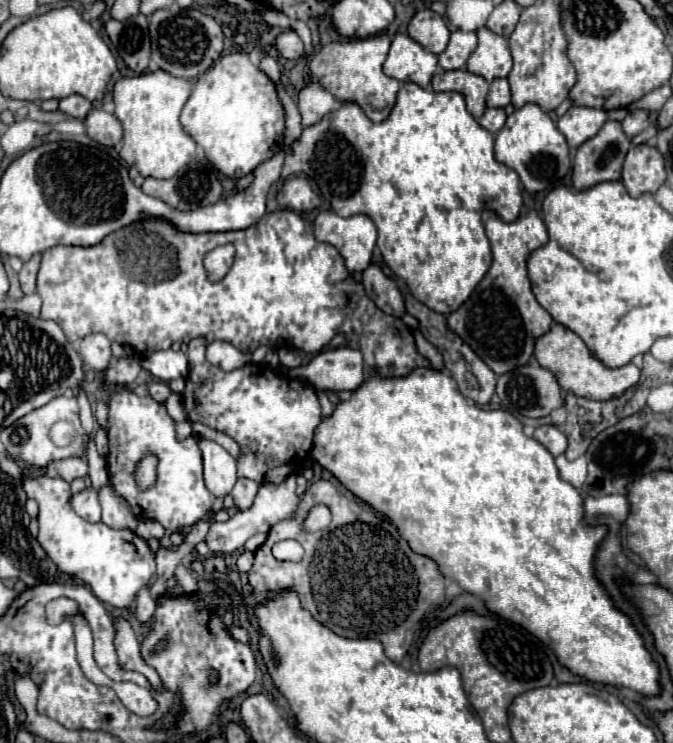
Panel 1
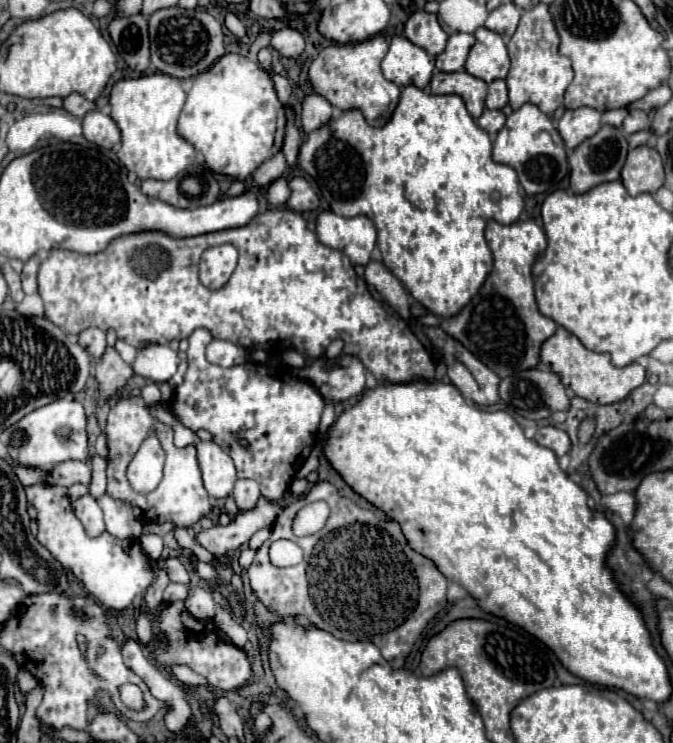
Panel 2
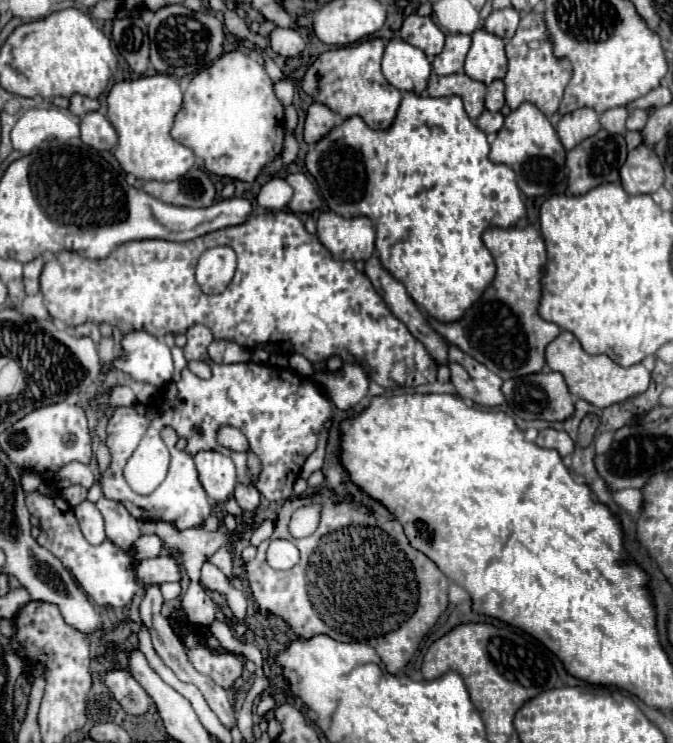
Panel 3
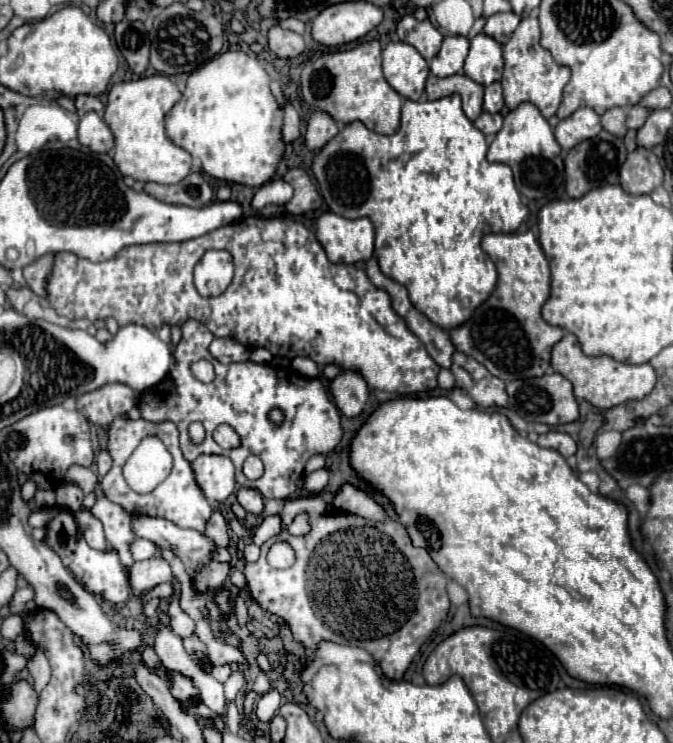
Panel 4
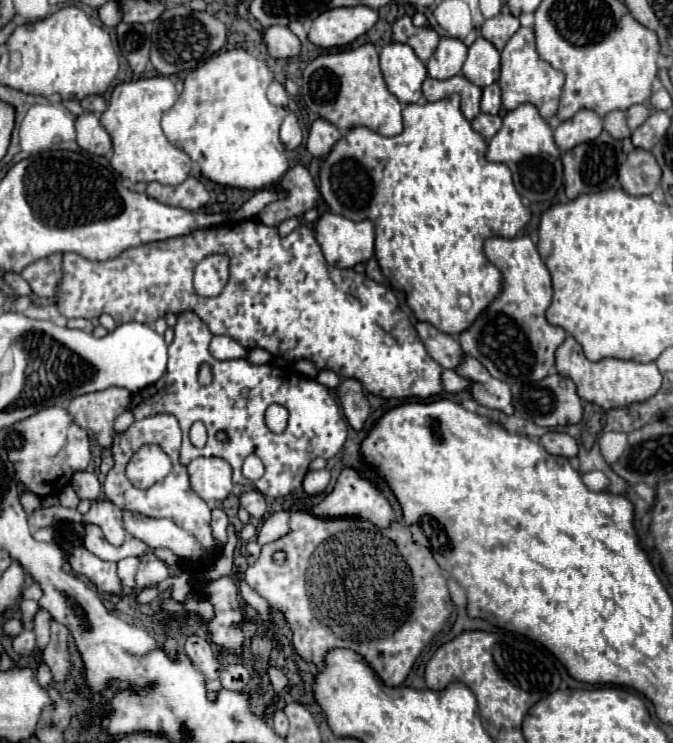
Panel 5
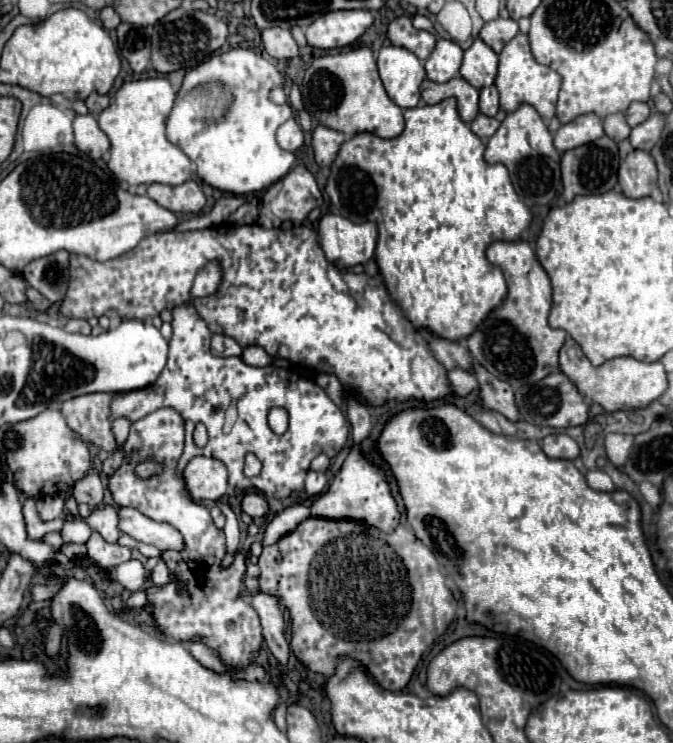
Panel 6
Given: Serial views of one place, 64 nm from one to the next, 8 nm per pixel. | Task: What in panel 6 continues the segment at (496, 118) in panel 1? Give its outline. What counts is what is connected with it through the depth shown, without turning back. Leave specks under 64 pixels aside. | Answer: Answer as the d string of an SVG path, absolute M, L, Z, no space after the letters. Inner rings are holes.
M478 114L474 118L474 122L470 124L470 130L478 136L478 138L490 138L494 136L494 132L498 130L500 122L496 118L490 118L490 116L484 116L484 114Z

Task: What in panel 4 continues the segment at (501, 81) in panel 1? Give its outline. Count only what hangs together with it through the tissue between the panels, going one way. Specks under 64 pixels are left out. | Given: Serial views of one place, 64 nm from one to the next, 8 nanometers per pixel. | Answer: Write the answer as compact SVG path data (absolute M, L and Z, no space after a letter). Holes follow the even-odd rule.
M494 82L490 86L484 88L484 110L490 112L490 114L496 114L500 112L504 106L504 100L502 100L502 86L500 82Z

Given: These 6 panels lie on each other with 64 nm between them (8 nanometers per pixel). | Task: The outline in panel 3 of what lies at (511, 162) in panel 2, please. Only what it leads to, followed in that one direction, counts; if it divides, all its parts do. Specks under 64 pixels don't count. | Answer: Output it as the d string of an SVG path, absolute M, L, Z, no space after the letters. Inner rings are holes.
M530 102L520 104L518 110L510 112L504 120L502 130L496 134L496 140L490 146L490 160L508 164L516 172L518 188L530 196L548 196L564 182L564 148L558 140L556 130L548 118Z

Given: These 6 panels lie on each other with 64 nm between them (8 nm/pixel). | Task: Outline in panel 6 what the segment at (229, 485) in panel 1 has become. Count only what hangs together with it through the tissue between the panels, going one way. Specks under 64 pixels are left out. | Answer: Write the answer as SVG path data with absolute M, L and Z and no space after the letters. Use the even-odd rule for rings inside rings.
M196 456L184 468L184 482L194 500L218 500L226 494L228 472L220 460Z

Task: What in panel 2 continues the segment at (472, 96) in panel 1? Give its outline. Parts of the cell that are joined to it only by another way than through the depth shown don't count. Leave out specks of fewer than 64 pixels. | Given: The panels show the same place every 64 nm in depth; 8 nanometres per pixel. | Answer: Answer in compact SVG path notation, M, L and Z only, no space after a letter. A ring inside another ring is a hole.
M466 70L452 72L452 74L436 72L430 82L430 92L432 94L458 94L458 96L462 96L468 112L476 120L484 110L488 84L480 78L470 76Z

